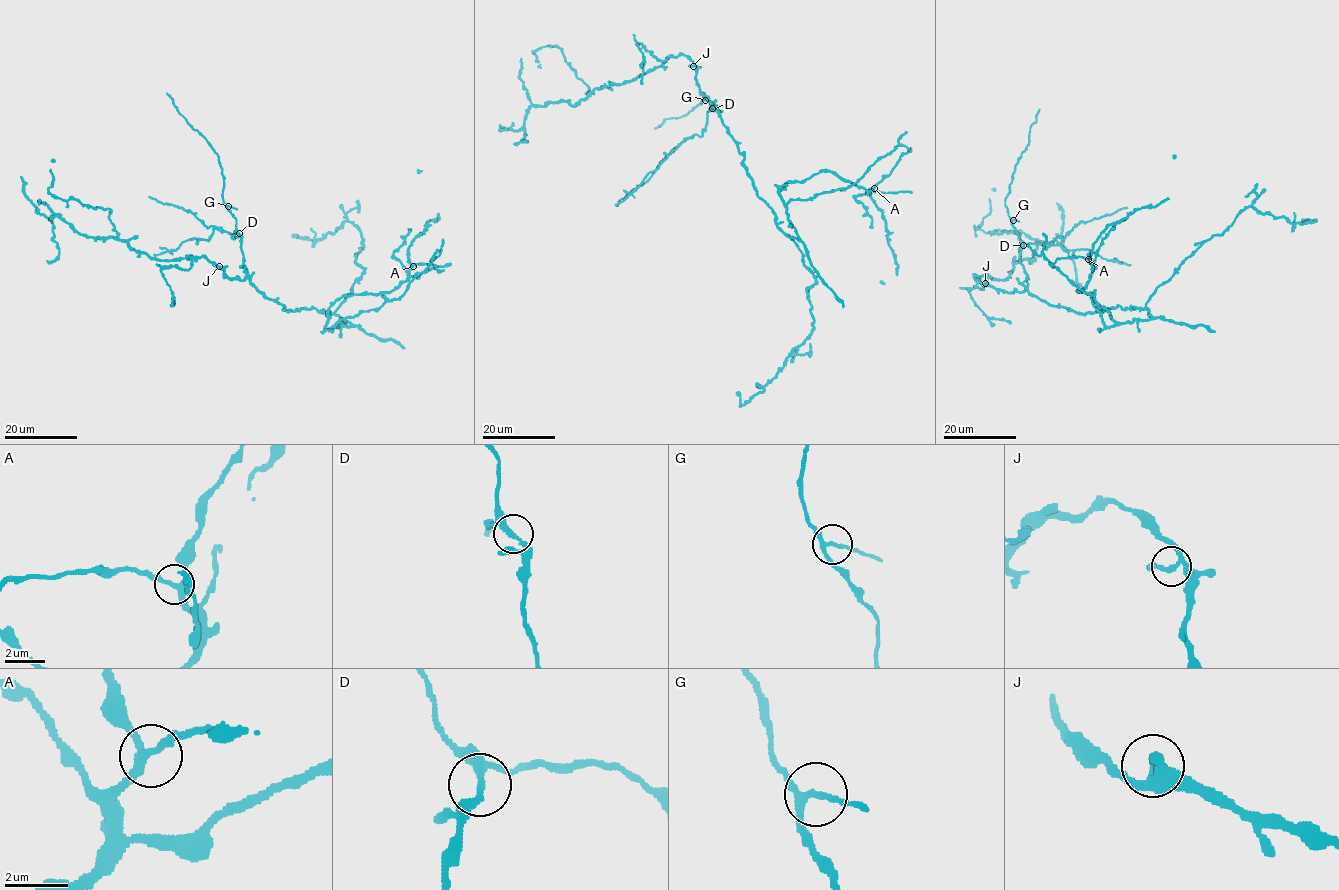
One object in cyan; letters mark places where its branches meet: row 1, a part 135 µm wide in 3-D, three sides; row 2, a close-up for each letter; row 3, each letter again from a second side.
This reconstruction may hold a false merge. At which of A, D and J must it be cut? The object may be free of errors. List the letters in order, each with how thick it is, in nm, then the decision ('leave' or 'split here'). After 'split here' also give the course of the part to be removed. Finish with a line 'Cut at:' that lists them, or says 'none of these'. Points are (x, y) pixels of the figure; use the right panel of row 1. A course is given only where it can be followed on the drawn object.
A: 220 nm | leave
D: 190 nm | split here | (1023, 245), (1008, 216), (1004, 199), (1018, 158), (1029, 144), (1030, 128), (1039, 109)
J: 170 nm | leave
Cut at: D

